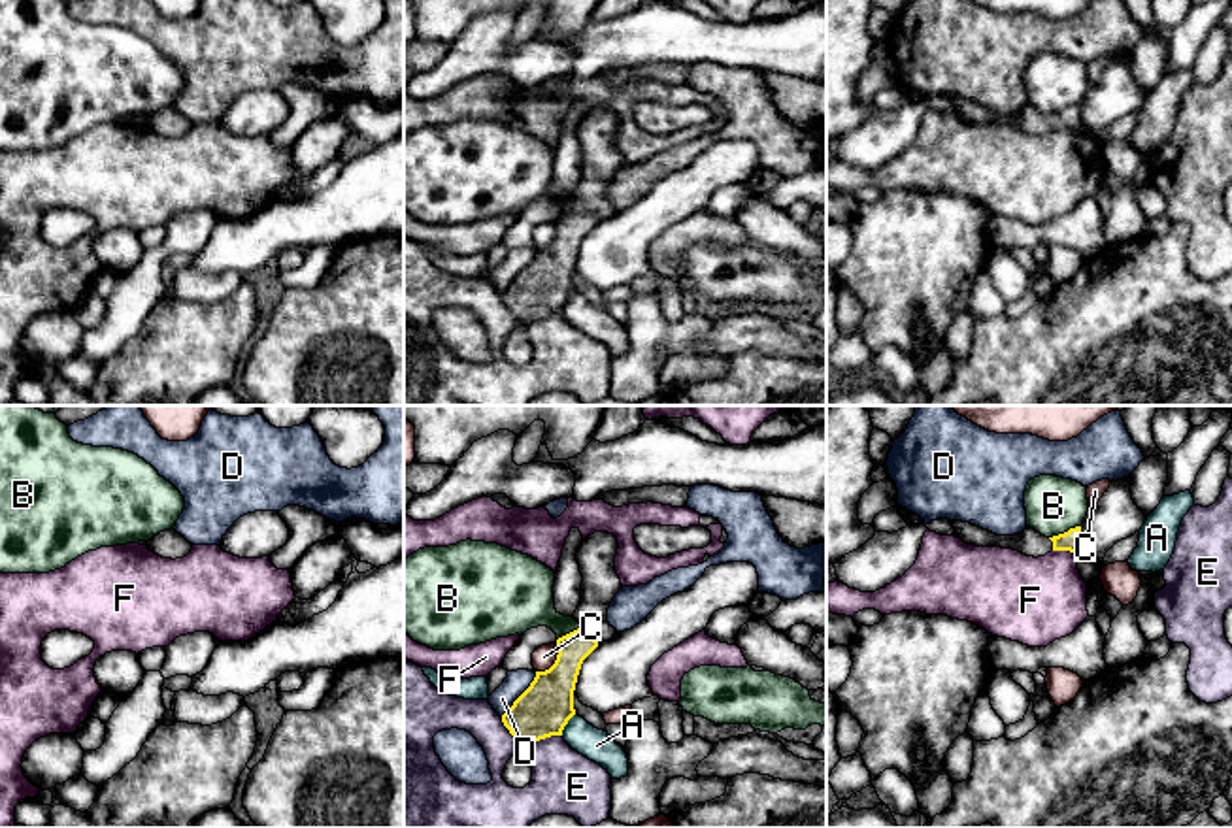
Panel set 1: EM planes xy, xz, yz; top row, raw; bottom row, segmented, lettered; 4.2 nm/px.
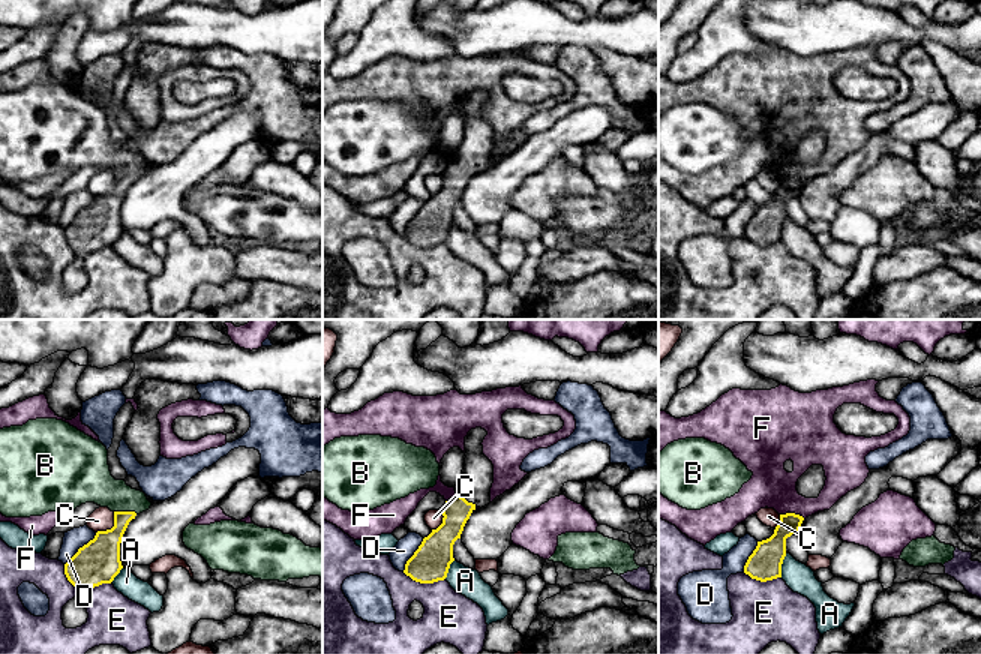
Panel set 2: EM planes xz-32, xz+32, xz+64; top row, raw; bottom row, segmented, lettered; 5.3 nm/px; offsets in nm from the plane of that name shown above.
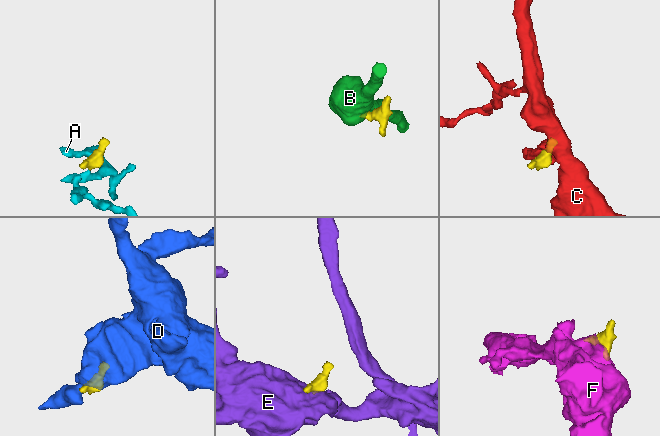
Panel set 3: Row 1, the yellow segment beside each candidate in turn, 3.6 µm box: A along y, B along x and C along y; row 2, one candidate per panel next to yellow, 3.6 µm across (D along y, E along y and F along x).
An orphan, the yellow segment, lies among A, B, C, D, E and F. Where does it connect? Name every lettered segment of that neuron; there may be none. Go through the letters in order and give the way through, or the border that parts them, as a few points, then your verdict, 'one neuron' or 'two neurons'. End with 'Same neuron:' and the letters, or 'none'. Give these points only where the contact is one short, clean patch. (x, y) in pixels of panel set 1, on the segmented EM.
A: border along xz (574, 713), (561, 734); two neurons
B: border along yz (1080, 525), (1049, 538); two neurons
C: two neurons
D: two neurons
E: two neurons
F: two neurons
Same neuron: none

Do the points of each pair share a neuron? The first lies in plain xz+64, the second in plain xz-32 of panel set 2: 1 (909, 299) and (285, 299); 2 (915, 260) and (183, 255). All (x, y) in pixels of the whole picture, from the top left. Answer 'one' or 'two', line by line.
1: one
2: two

